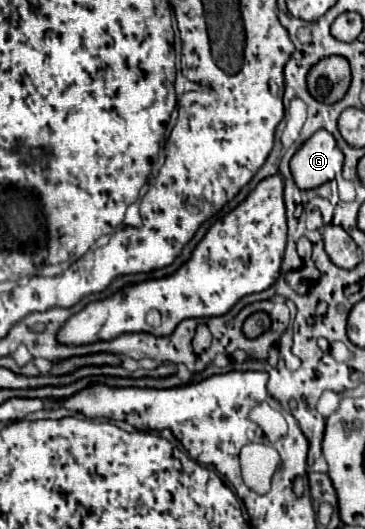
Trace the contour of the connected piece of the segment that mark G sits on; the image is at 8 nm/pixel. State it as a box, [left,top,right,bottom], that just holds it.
[290,130,344,190]

